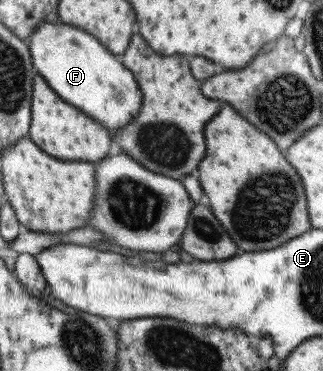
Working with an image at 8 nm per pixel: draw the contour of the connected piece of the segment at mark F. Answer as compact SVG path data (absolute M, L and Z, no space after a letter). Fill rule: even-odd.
M40 22L29 37L29 56L35 73L58 98L96 120L109 134L128 125L138 113L142 97L134 77L95 37L60 22Z

